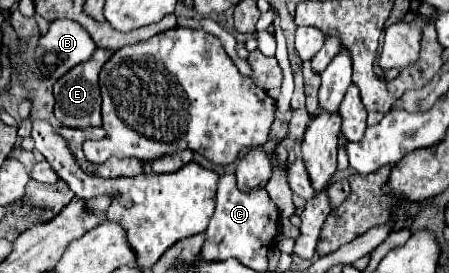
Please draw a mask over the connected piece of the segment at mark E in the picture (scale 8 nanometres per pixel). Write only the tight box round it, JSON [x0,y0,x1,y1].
[54,48,112,128]

